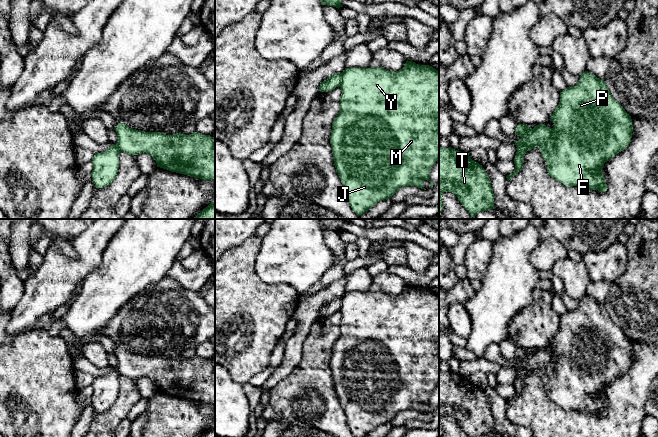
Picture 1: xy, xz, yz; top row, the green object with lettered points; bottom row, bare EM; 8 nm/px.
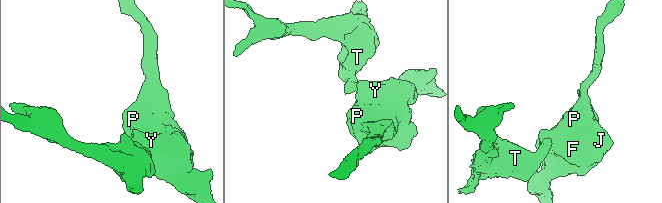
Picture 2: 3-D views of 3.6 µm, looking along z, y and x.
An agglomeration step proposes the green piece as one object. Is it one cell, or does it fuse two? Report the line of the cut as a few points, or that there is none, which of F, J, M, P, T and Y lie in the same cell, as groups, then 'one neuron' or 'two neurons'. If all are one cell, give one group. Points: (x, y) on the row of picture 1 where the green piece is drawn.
cut in xz along (341, 73), (341, 82), (338, 85); F J M P Y / T; two neurons

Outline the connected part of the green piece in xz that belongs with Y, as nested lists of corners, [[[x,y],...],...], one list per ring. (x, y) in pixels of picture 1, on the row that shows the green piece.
[[[406,61],[404,67],[396,72],[389,71],[382,67],[375,68],[345,68],[341,73],[341,83],[339,85],[342,95],[340,97],[340,111],[332,123],[330,144],[334,158],[334,165],[339,178],[346,190],[348,202],[352,210],[358,215],[362,215],[370,210],[379,201],[390,199],[398,189],[406,186],[416,186],[424,189],[423,181],[427,180],[431,184],[431,189],[435,183],[430,181],[430,170],[439,159],[439,71],[429,65],[418,65],[412,61]]]

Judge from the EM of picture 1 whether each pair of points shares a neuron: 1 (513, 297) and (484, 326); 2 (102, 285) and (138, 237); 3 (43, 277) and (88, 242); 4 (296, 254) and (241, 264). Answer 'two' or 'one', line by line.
1: one
2: one
3: one
4: two

